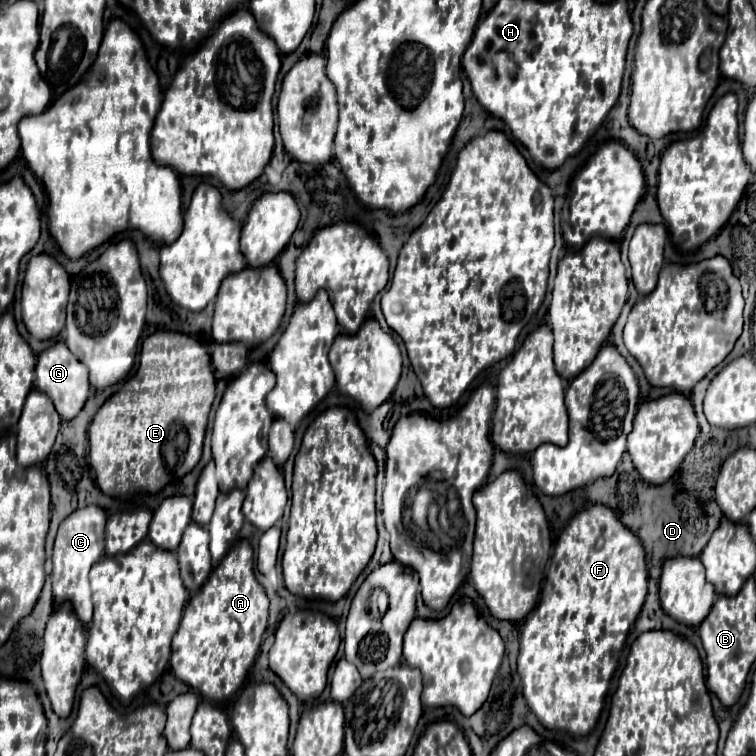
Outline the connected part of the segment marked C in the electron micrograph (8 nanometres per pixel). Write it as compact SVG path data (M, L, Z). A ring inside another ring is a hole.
M82 506L76 508L70 516L66 516L58 528L52 546L52 590L56 596L56 604L60 600L70 600L76 616L82 624L92 620L92 598L90 598L90 566L104 556L104 526L106 526L106 510L100 506Z

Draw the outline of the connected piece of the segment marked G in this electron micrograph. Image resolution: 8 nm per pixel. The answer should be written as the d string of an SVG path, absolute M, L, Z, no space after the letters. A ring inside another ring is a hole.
M56 342L54 346L40 352L38 364L36 364L36 384L34 386L52 398L62 420L72 420L82 410L88 398L88 388L90 388L88 368L80 360L76 360L76 356L70 352L70 348L64 342Z

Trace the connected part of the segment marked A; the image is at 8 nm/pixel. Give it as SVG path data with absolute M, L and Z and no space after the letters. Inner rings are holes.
M238 540L184 608L180 628L172 640L170 664L176 678L186 682L190 688L198 690L204 698L212 702L228 698L230 694L238 692L240 686L244 684L246 674L260 652L262 634L266 626L268 626L268 596L254 576L254 552L248 540Z

